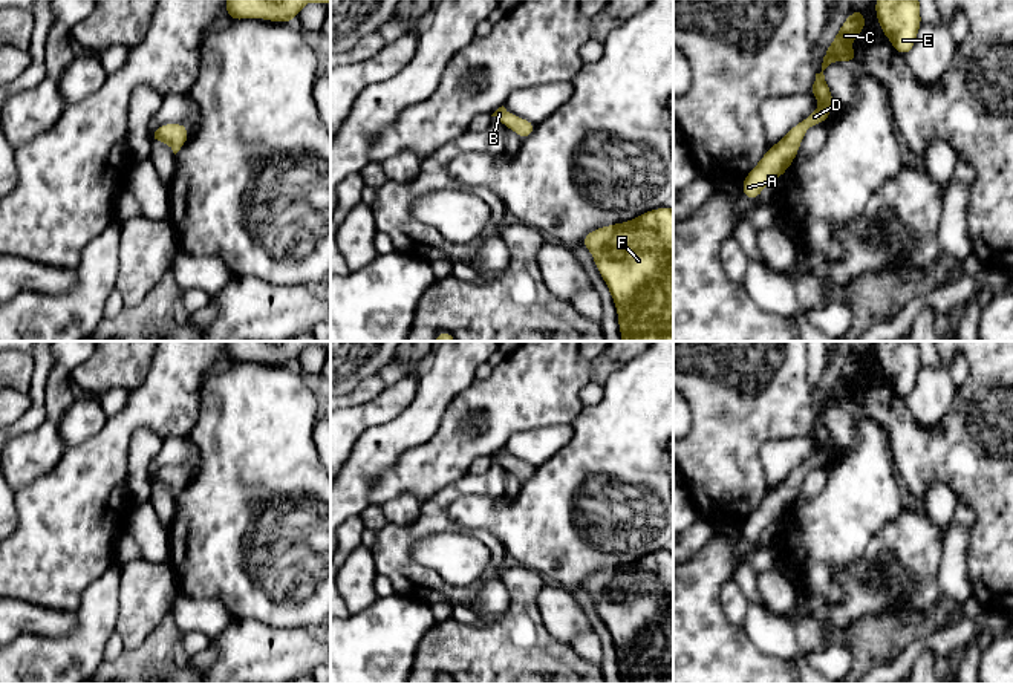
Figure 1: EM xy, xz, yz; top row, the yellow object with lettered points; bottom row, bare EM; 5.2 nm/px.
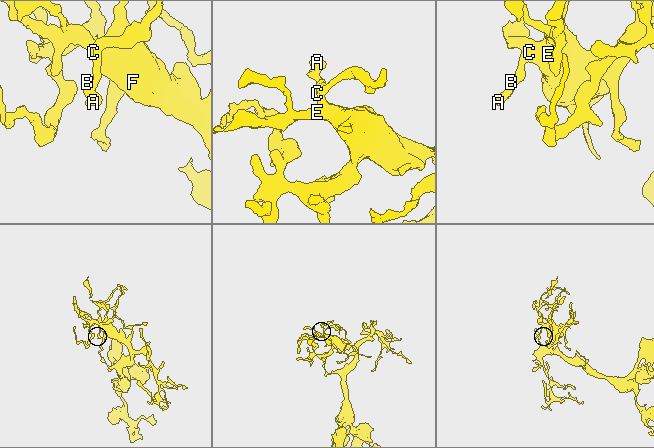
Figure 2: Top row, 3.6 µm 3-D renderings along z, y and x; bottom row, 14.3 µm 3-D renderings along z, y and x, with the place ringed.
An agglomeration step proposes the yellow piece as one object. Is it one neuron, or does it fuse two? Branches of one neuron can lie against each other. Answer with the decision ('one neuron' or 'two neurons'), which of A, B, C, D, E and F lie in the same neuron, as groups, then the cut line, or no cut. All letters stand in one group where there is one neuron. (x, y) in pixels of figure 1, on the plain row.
one neuron; groups A B C D E F; cut none

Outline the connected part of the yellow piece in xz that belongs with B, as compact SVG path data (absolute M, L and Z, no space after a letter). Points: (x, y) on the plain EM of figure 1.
M503 448L499 450L491 459L496 459L506 471L514 473L522 484L525 484L536 473L537 468L523 461L517 461L516 458L508 454Z

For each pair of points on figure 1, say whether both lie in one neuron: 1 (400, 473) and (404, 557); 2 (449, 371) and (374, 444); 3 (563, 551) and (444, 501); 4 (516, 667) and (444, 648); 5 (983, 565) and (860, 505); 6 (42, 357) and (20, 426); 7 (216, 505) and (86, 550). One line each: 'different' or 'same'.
1: different
2: same
3: different
4: same
5: different
6: same
7: different

